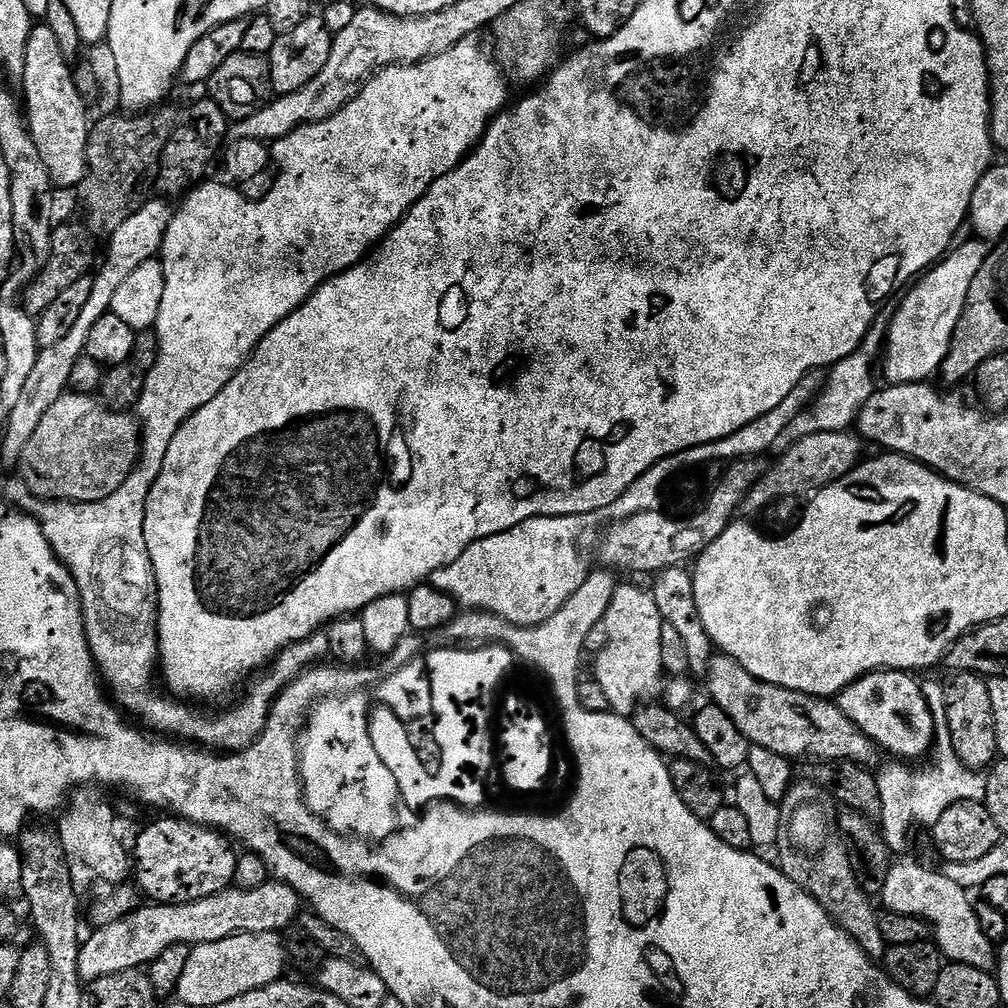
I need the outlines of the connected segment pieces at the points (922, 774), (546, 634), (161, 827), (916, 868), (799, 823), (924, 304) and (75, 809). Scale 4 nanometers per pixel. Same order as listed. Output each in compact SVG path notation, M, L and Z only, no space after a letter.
M924 682L921 685L923 690L923 698L926 699L927 706L930 708L931 717L934 718L936 738L934 741L934 757L936 762L932 768L922 768L920 770L912 770L909 765L897 764L898 766L890 766L883 771L880 770L877 775L878 792L881 795L882 814L878 818L881 826L881 835L884 837L888 849L893 852L893 855L900 856L910 846L908 836L910 829L914 825L920 824L925 828L931 828L935 825L942 814L952 805L960 803L981 803L986 794L985 775L975 769L967 769L963 764L957 762L952 753L952 743L950 742L949 726L946 722L946 706L945 706L945 690L943 683Z
M589 571L586 582L582 582L578 594L574 594L570 602L566 602L566 606L562 606L562 610L558 610L558 614L554 614L545 624L536 624L533 628L510 624L492 612L472 610L464 616L461 615L456 618L456 628L460 628L458 649L485 648L495 645L499 640L511 644L524 658L540 664L554 678L558 694L562 696L566 720L574 720L574 717L582 722L592 720L597 713L586 711L578 699L577 686L582 678L580 662L582 654L585 655L586 652L586 634L590 634L594 626L604 623L604 615L618 587L618 580L615 580L617 577L611 571L599 571Z
M179 818L164 819L168 820L156 820L149 828L142 829L136 840L136 852L134 848L134 884L143 895L145 892L149 896L149 901L157 904L192 903L218 895L235 881L238 852L237 849L232 849L233 841L223 831Z
M900 862L893 863L888 871L882 893L883 907L887 911L918 916L921 920L928 921L934 943L945 961L965 964L987 972L995 969L998 963L998 948L990 942L990 938L986 938L986 934L982 934L973 901L968 901L968 898L969 893L962 886L950 882L943 871L931 872L920 864Z
M815 782L809 784L793 783L785 798L779 804L781 826L774 845L775 851L780 851L778 867L792 884L797 884L803 892L808 892L824 907L826 914L841 928L854 943L862 949L873 962L883 961L886 945L882 932L878 930L878 908L863 890L860 889L852 863L850 862L850 848L840 830L841 817L836 816L838 805L836 800L825 788Z
M971 239L964 245L961 243L953 247L943 260L929 268L907 289L908 297L899 301L882 353L884 376L888 384L928 382L933 379L931 376L935 377L939 373L950 350L958 318L962 318L966 294L970 294L970 285L974 283L978 270L982 270L982 262L990 251L987 243Z
M80 790L71 797L63 813L64 821L58 827L60 845L70 866L70 878L80 894L90 891L95 884L123 885L127 881L124 879L130 876L130 852L116 837L118 817L113 805L109 801L99 800L92 792L95 791Z

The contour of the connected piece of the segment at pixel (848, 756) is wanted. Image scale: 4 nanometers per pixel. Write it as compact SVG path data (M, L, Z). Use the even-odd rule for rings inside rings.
M723 654L713 655L706 683L712 695L711 703L730 714L730 722L742 730L749 745L757 744L766 750L774 750L774 754L782 754L792 762L809 756L812 760L832 760L867 767L876 760L878 749L875 742L858 730L858 726L854 726L831 699L807 696L756 680L754 674L750 674L737 660Z

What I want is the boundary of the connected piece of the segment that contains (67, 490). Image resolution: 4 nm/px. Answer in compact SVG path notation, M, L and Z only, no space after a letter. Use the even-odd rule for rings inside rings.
M69 390L50 406L50 410L46 410L38 430L30 434L30 442L26 442L26 450L22 450L18 472L28 490L42 500L93 504L110 498L110 494L130 478L133 468L140 462L141 447L142 429L128 412L114 412L95 395L80 395Z

